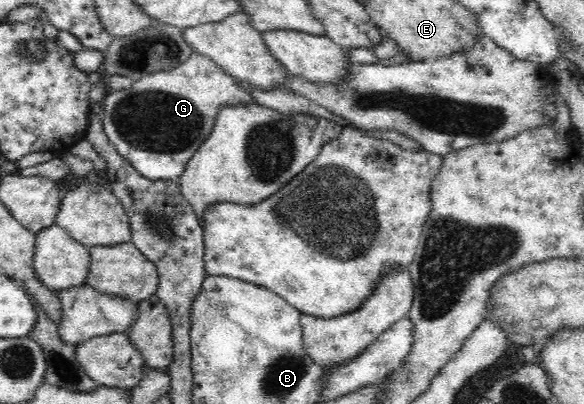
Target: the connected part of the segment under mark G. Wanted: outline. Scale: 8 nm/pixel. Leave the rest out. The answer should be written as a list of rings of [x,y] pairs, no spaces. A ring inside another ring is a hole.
[[[193,52],[186,62],[167,72],[158,72],[138,80],[132,88],[122,92],[109,90],[100,104],[103,106],[101,121],[108,141],[117,153],[146,178],[152,180],[177,180],[190,157],[210,136],[218,111],[222,105],[234,106],[256,103],[248,91],[238,85],[238,80],[222,71],[214,61]]]

